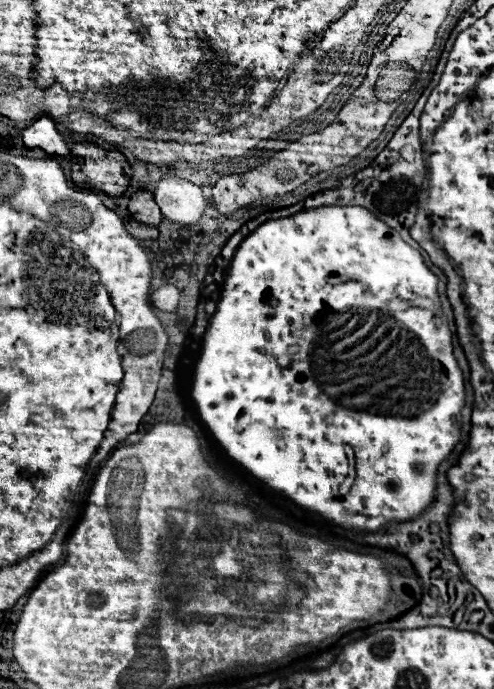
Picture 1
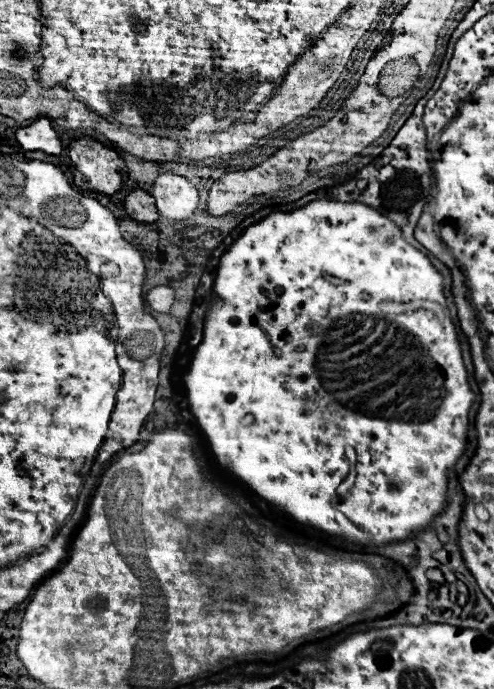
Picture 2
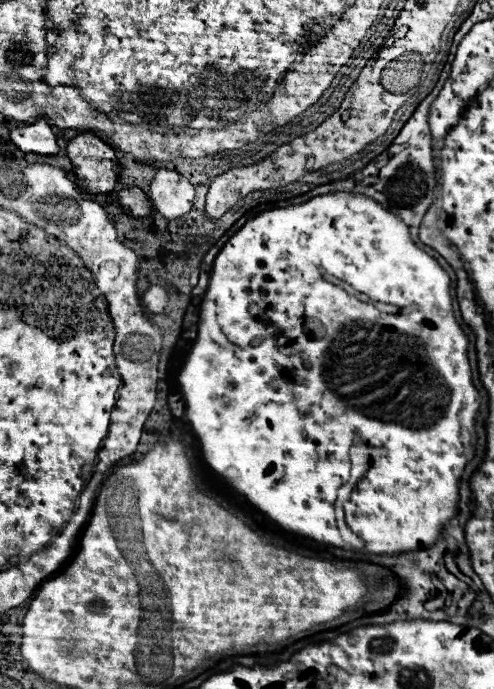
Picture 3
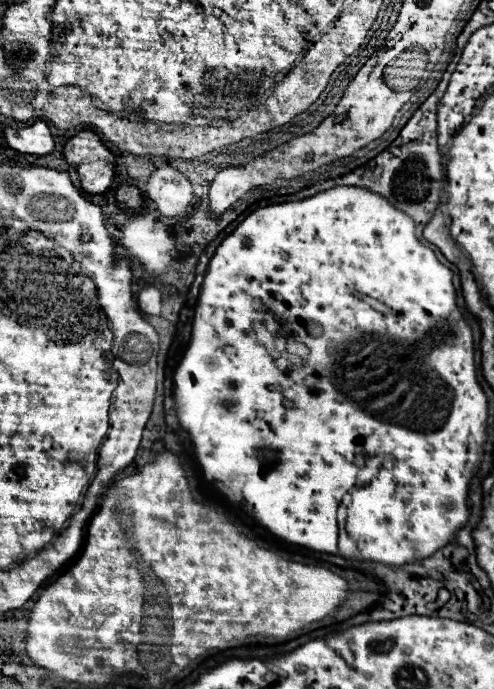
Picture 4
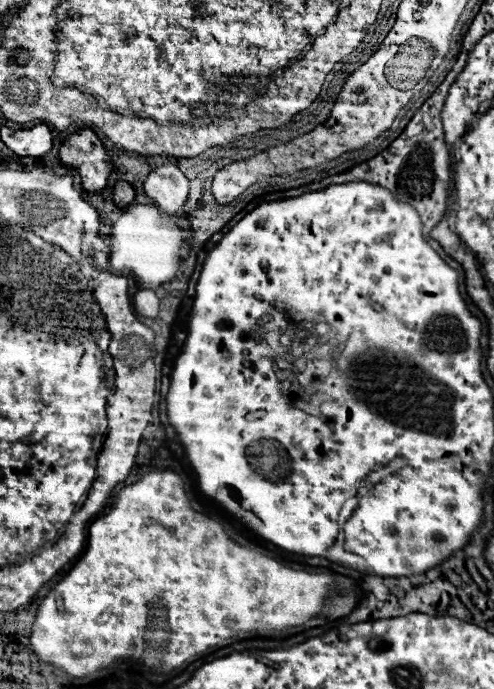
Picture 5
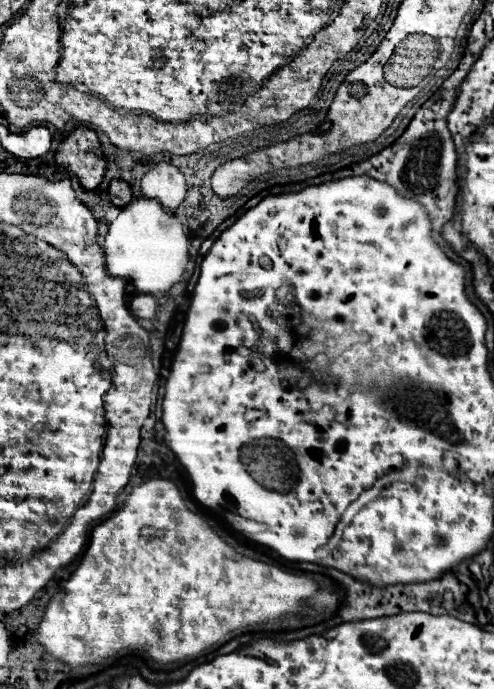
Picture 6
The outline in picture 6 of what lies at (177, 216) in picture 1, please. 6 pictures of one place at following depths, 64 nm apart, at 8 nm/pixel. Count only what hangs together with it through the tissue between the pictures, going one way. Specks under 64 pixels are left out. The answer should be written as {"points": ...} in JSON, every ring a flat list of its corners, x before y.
{"points":[[160,162,144,174,140,188,146,198,154,198,166,212,174,212,186,196,186,178,176,166]]}

